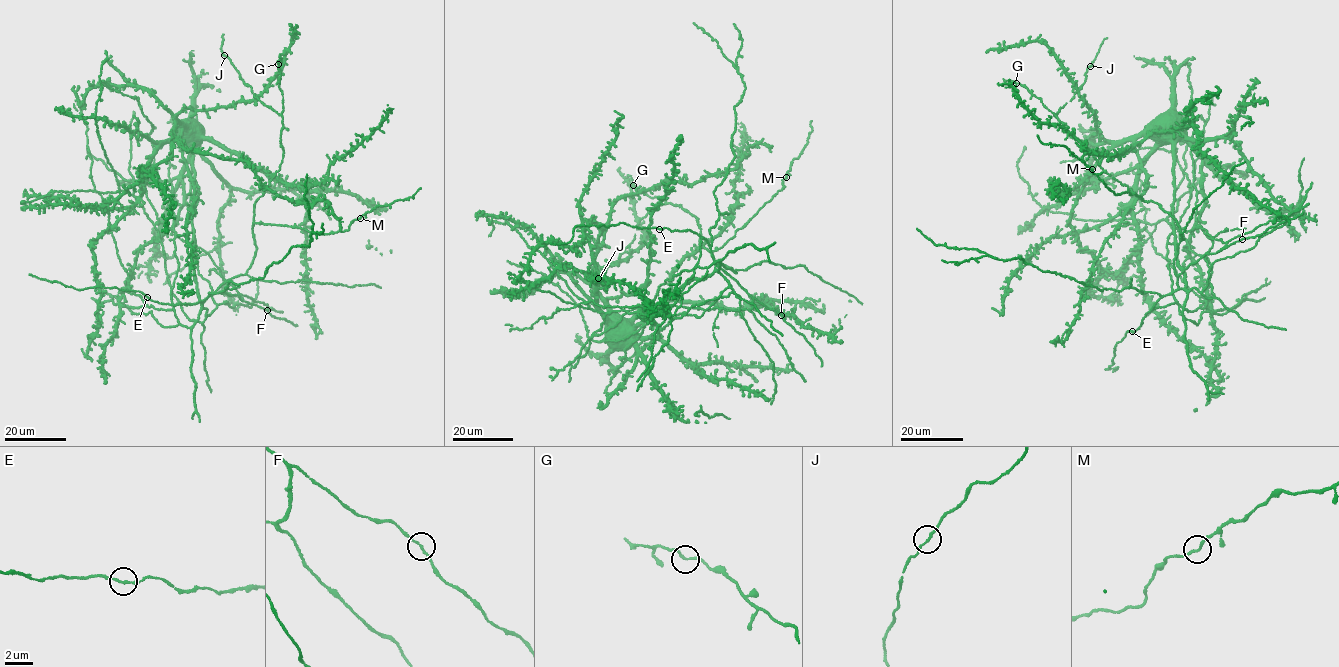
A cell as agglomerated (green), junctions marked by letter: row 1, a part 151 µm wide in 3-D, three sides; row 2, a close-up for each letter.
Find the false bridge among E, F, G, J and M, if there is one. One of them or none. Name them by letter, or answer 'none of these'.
none of these

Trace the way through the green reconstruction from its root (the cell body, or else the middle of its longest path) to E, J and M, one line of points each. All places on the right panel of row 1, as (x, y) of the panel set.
E: (1158, 122), (1172, 143), (1173, 234), (1176, 263), (1184, 272), (1185, 287), (1160, 299), (1138, 328), (1132, 331)
J: (1158, 122), (1172, 143), (1173, 234), (1184, 288), (1174, 264), (1177, 221), (1105, 173), (1054, 115), (1090, 66)
M: (1158, 122), (1172, 143), (1173, 234), (1184, 288), (1174, 264), (1177, 221), (1141, 196), (1116, 195), (1092, 169)

